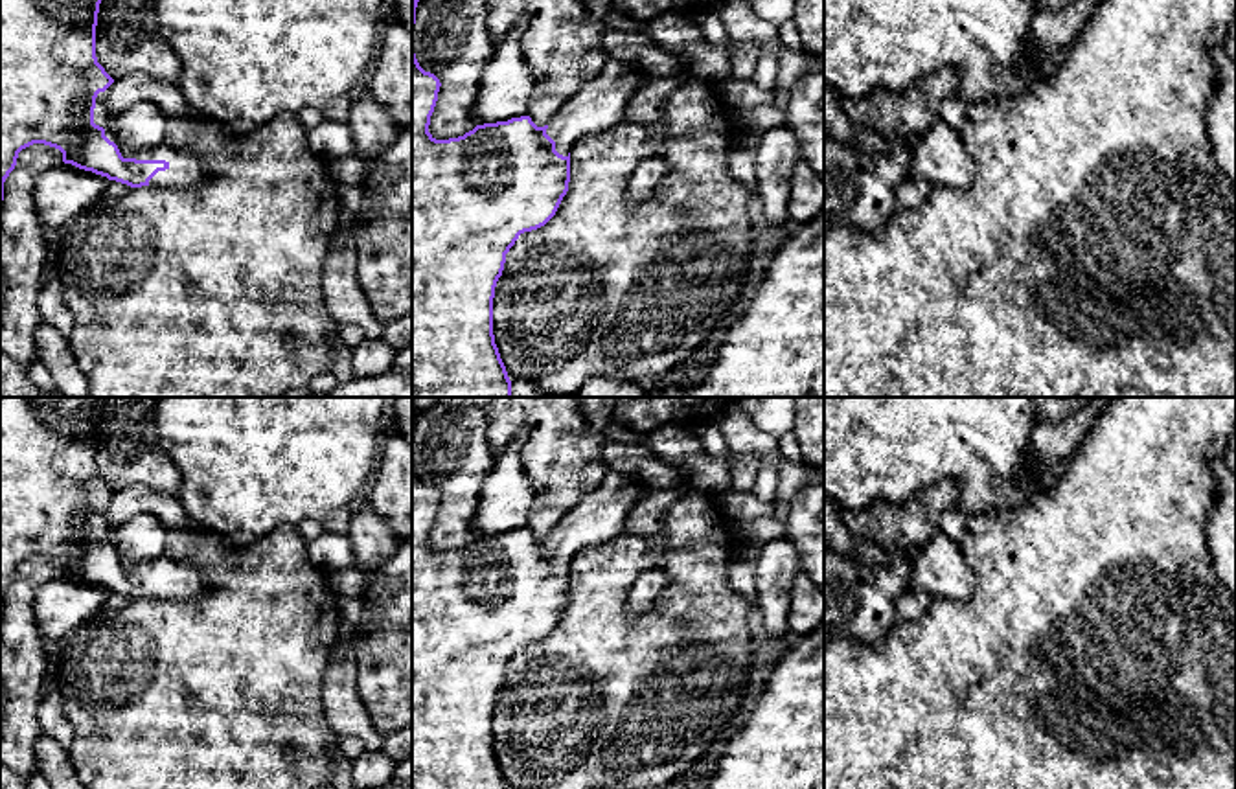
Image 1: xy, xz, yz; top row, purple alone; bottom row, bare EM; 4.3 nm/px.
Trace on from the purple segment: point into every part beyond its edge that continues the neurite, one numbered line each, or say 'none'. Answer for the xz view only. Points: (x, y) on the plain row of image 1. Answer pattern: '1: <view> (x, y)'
1: xz (600, 517)

